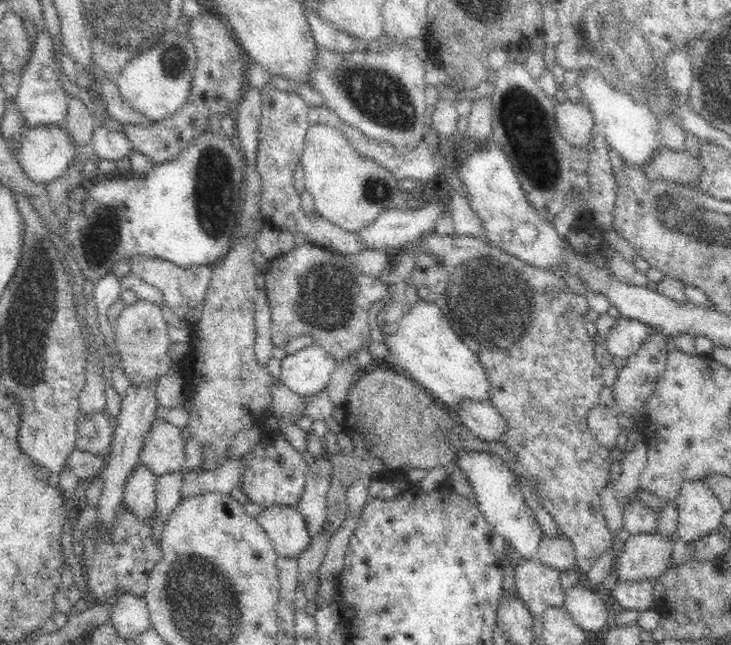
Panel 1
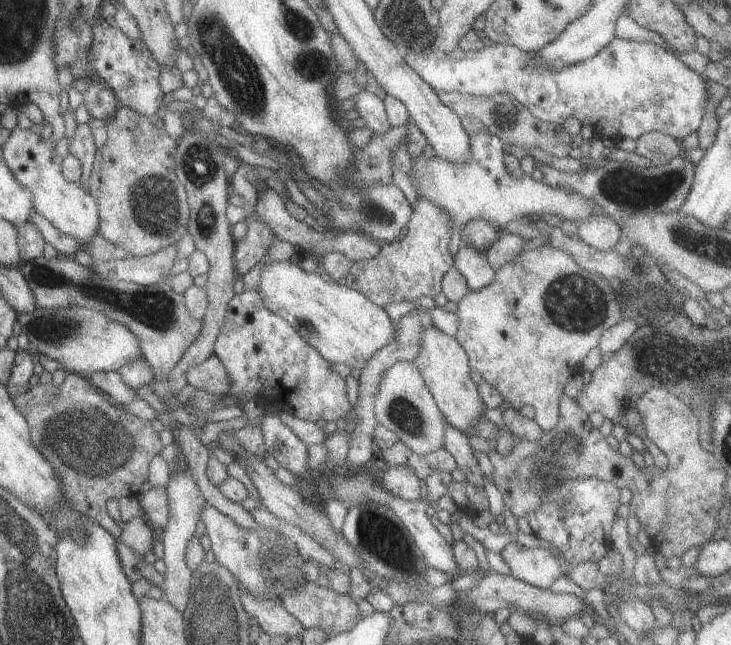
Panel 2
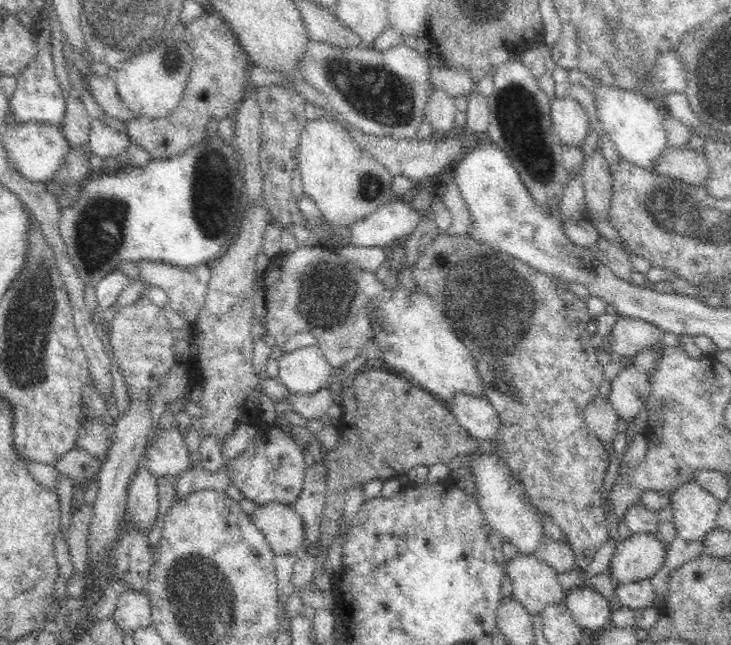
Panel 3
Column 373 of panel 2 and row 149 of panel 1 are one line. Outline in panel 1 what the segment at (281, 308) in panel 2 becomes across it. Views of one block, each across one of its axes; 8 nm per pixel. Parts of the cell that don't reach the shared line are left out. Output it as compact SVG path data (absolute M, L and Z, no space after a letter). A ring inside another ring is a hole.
M314 124L308 130L306 140L306 150L300 162L304 172L304 186L316 202L314 210L330 224L336 224L344 232L358 236L358 232L370 228L384 212L418 210L420 194L404 190L400 186L402 180L390 174L388 168L370 158L360 158L360 154L350 148L346 136L338 128Z

